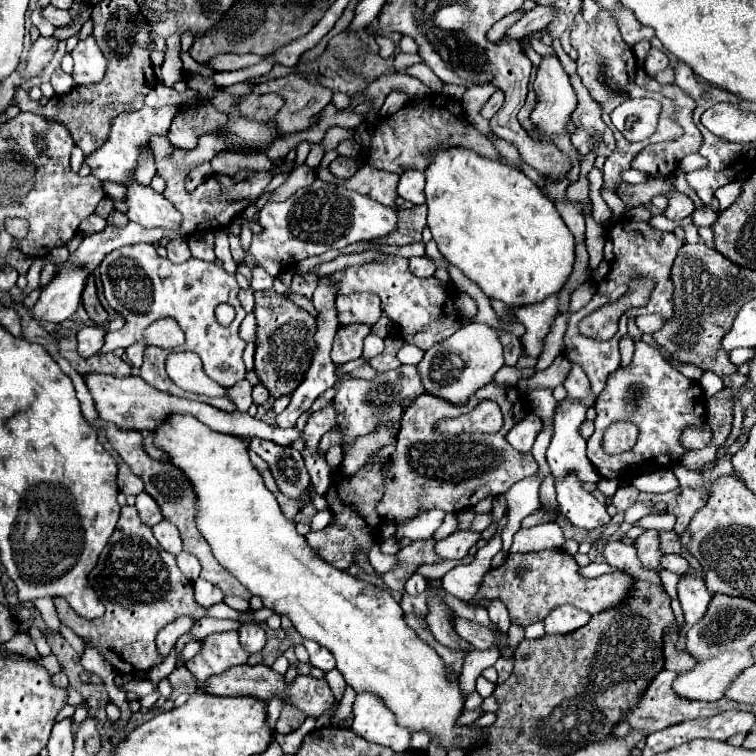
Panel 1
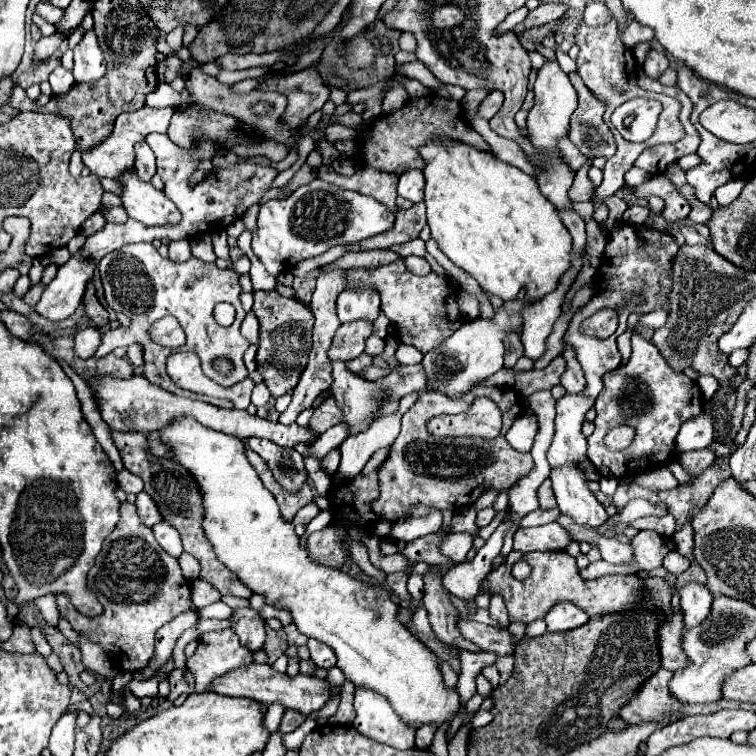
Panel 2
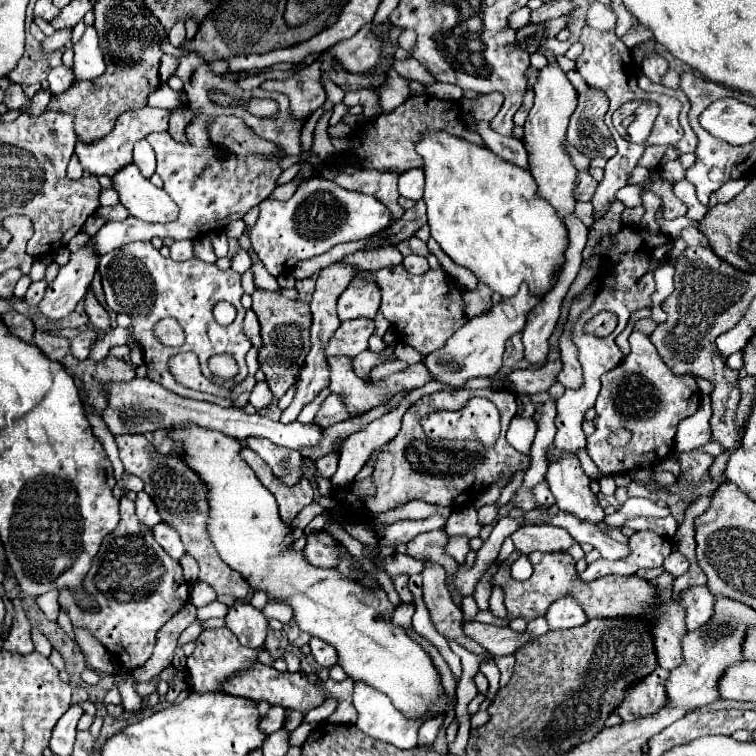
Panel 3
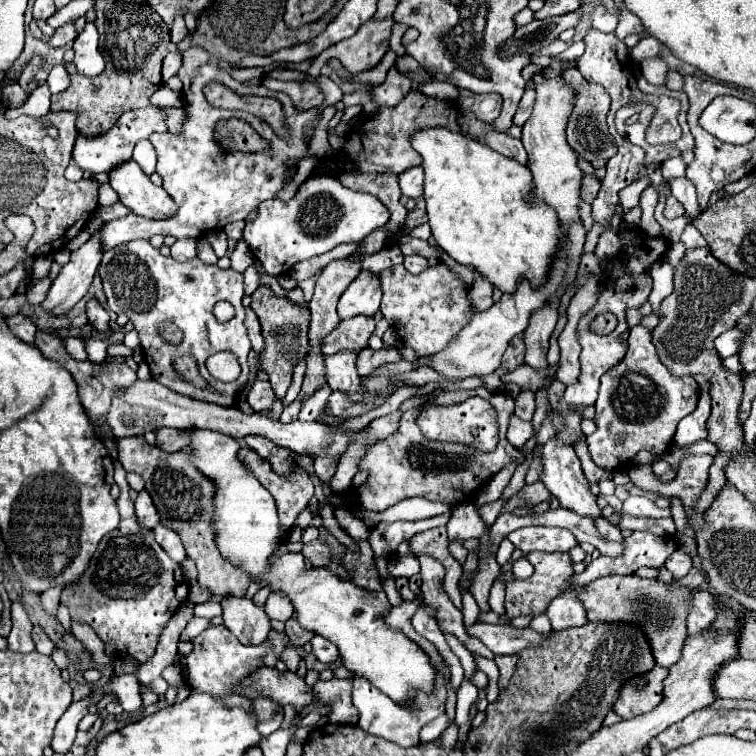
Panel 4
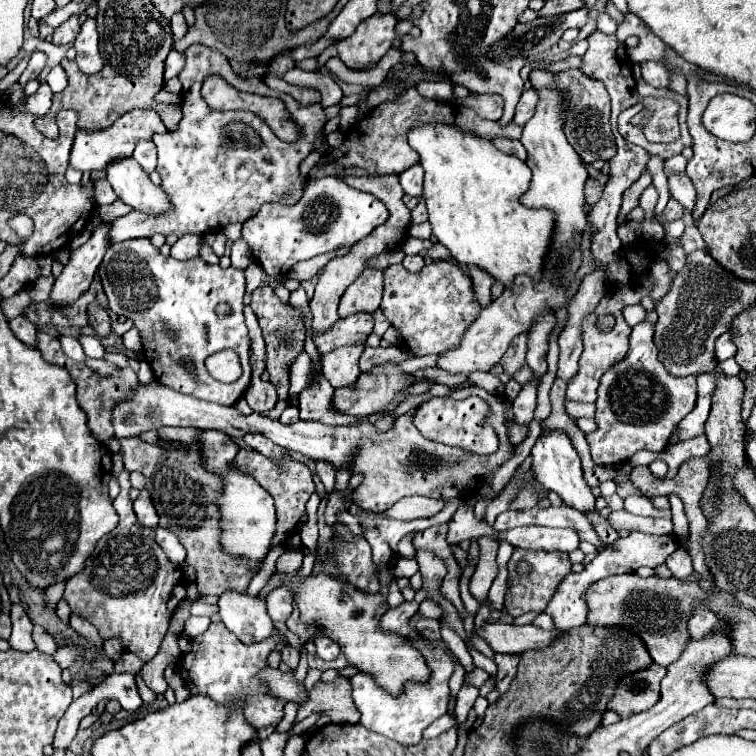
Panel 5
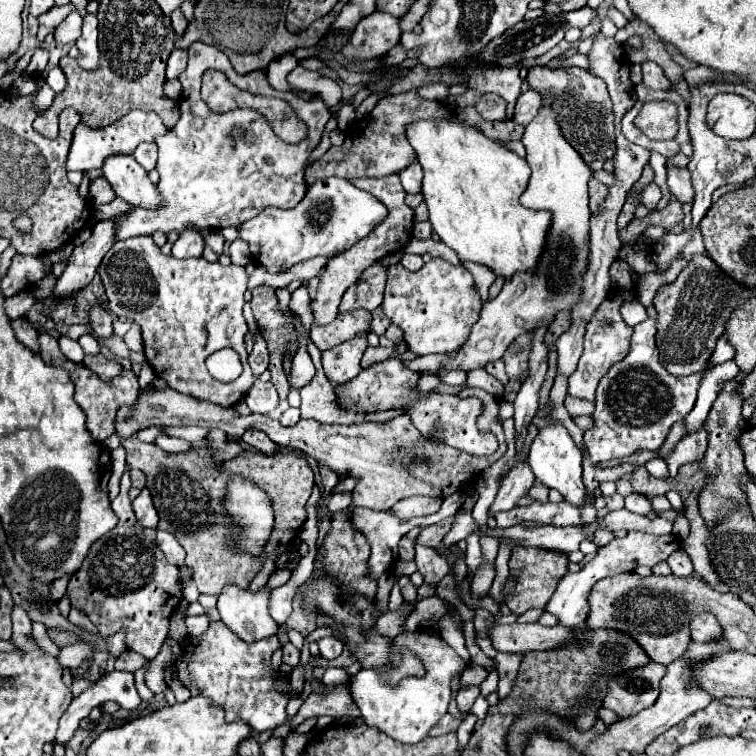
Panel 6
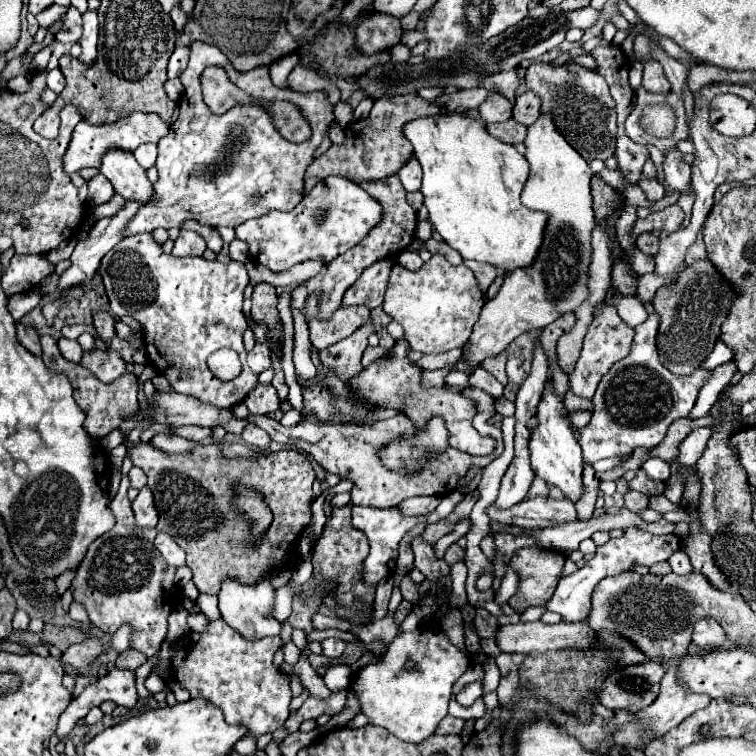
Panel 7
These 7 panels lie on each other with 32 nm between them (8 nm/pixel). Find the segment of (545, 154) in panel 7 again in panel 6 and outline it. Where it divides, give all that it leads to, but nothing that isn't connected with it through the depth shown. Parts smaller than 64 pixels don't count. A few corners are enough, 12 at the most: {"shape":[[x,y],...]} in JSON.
{"shape":[[544,102],[520,202],[552,224],[534,272],[484,304],[446,370],[498,360],[582,296],[592,170]]}

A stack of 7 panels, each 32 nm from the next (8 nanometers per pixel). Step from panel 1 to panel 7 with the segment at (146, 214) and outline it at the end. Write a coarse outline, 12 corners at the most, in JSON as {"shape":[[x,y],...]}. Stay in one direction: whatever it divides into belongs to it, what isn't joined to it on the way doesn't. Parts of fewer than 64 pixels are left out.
{"shape":[[110,148],[100,172],[124,200],[152,200],[152,182],[132,152]]}

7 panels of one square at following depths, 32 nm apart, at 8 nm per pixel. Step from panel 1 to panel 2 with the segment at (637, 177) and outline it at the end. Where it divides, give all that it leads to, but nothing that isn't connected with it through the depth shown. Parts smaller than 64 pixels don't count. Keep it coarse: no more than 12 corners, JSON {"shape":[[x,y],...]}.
{"shape":[[632,167],[624,176],[626,185],[634,187],[650,178],[643,169]]}

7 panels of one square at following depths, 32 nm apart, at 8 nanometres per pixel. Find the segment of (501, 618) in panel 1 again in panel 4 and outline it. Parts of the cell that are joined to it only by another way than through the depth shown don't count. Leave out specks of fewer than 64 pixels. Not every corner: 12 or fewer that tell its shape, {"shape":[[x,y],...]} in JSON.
{"shape":[[504,574],[494,580],[490,608],[504,614]]}

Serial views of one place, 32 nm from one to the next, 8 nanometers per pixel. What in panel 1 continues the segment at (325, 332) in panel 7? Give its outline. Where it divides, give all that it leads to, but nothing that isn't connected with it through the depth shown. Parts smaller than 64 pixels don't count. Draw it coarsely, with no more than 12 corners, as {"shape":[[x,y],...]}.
{"shape":[[368,324],[340,326],[334,364],[360,358]]}

